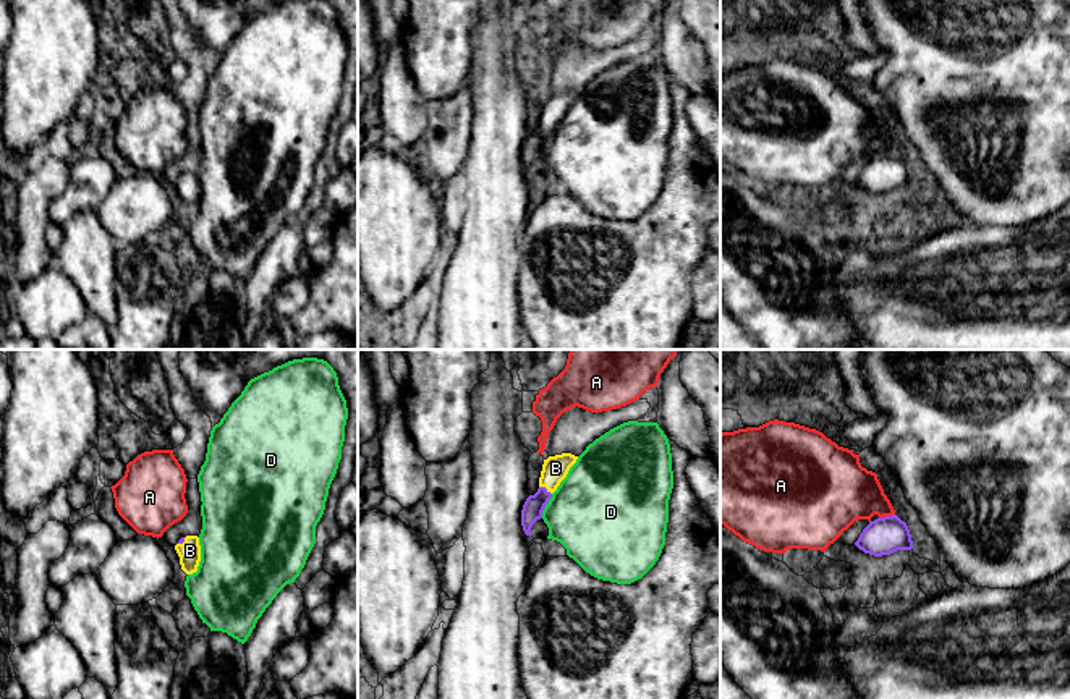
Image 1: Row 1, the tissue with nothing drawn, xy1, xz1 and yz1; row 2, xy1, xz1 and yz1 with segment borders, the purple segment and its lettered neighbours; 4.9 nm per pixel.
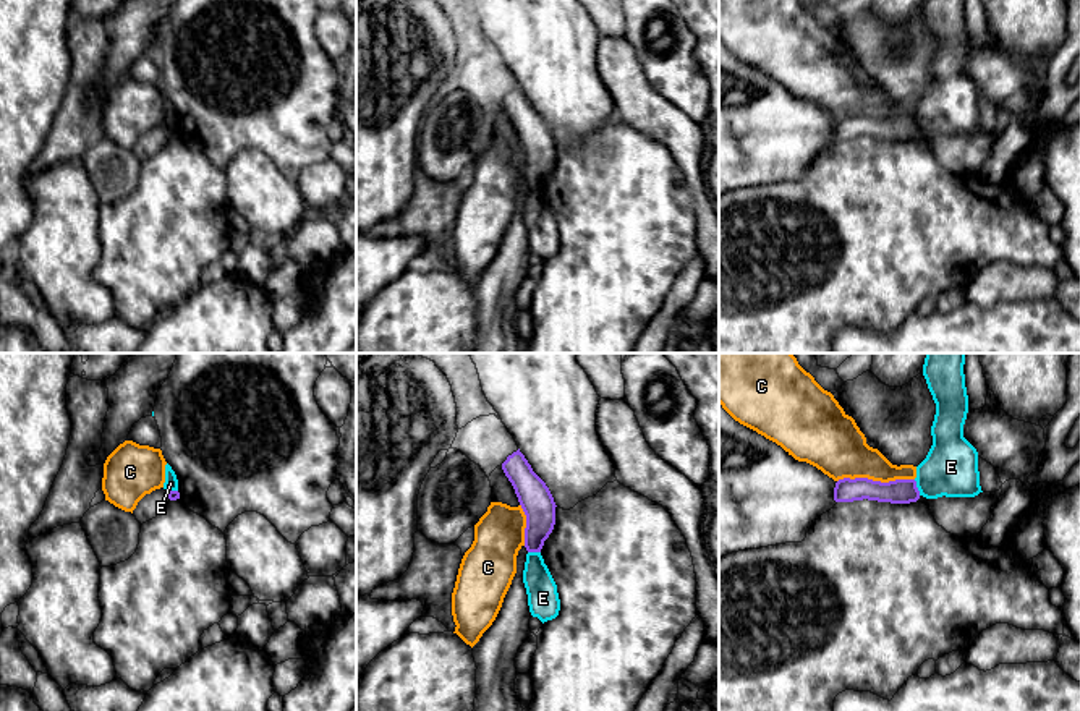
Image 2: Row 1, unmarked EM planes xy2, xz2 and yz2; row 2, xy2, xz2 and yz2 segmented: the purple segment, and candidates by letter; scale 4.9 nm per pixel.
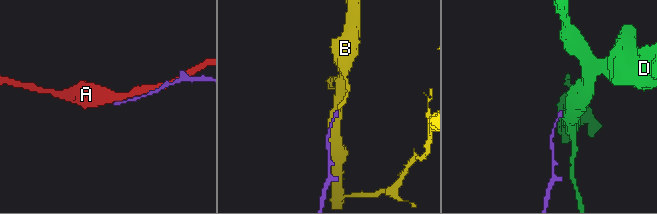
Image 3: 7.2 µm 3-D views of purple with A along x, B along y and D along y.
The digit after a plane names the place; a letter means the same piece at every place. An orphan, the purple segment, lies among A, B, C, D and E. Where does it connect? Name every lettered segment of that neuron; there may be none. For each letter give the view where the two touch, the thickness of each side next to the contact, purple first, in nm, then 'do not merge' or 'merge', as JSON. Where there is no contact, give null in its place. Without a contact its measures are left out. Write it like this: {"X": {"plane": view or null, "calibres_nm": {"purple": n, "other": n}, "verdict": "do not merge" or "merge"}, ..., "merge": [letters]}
{"A": {"plane": "yz1", "calibres_nm": {"purple": 190, "other": 320}, "verdict": "do not merge"}, "B": {"plane": "xz1", "calibres_nm": {"purple": 100, "other": 130}, "verdict": "merge"}, "C": {"plane": "yz2", "calibres_nm": {"purple": 130, "other": 280}, "verdict": "do not merge"}, "D": {"plane": "xz1", "calibres_nm": {"purple": 100, "other": 460}, "verdict": "do not merge"}, "E": {"plane": "yz2", "calibres_nm": {"purple": 130, "other": 280}, "verdict": "do not merge"}, "merge": ["B"]}

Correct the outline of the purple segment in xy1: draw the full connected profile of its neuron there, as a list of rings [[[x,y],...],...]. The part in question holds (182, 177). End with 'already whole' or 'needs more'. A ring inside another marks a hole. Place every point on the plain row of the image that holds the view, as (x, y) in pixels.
[[[186,173],[178,178],[175,188],[180,194],[181,207],[186,212],[193,212],[197,209],[201,199],[201,183],[197,173]]]; needs more

